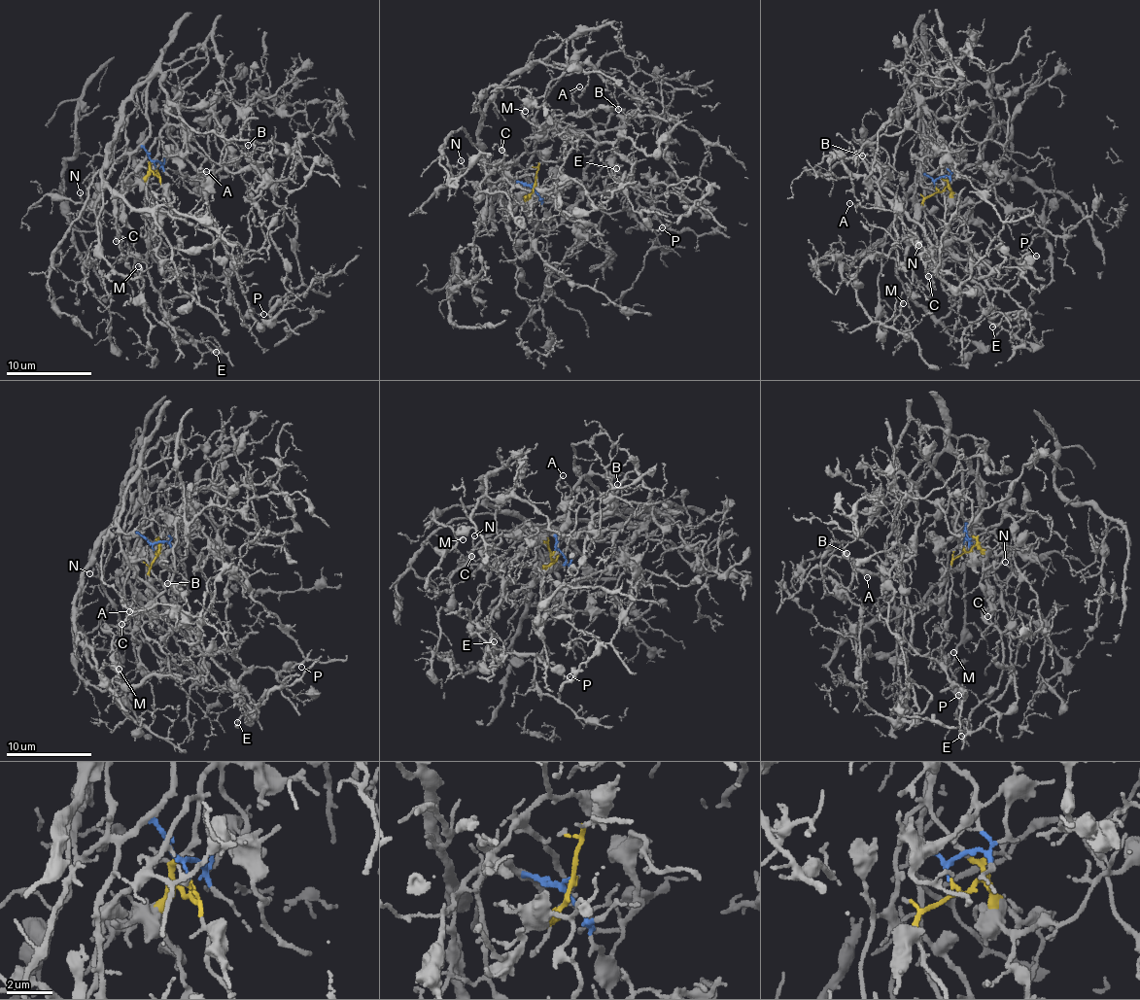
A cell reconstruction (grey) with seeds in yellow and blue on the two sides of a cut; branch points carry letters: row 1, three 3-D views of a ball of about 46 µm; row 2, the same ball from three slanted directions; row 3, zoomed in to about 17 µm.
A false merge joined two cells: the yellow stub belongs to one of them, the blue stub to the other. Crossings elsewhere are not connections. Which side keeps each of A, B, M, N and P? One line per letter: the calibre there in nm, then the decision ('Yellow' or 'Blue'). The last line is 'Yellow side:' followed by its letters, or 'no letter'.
A: Thickness 120 nm. Yellow
B: Thickness 110 nm. Yellow
M: Thickness 170 nm. Blue
N: Thickness 140 nm. Blue
P: Thickness 90 nm. Blue
Yellow side: A, B

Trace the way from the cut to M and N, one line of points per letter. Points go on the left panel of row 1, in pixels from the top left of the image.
M: (155, 167), (144, 146), (142, 83), (109, 148), (96, 221), (101, 257), (137, 279), (137, 265)
N: (155, 167), (144, 146), (150, 120), (148, 87), (142, 83), (124, 106), (103, 194), (91, 209), (80, 191)

